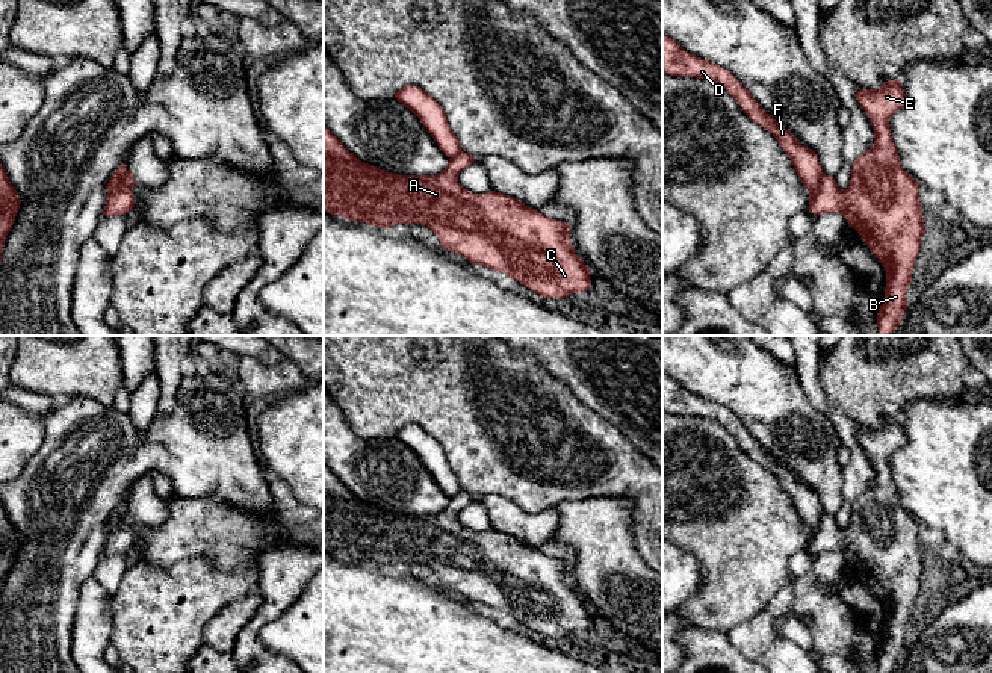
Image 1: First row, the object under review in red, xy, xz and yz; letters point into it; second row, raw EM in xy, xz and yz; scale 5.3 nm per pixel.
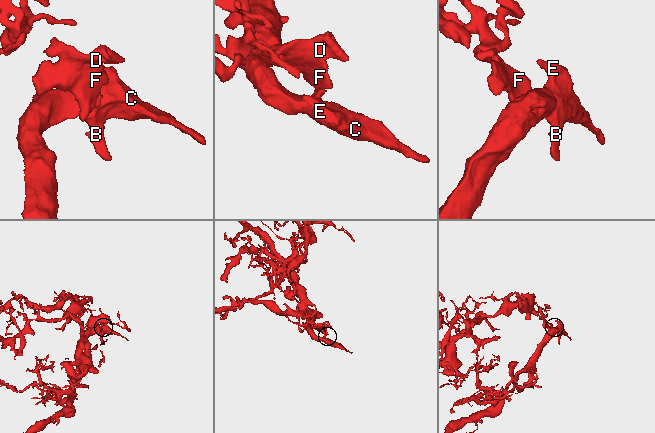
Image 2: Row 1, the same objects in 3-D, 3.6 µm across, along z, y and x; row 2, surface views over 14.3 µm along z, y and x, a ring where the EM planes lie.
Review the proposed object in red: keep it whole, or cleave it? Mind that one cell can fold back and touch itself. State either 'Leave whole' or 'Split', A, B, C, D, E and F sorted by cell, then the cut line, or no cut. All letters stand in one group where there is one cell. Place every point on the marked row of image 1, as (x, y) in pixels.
Split. Groups: A B C E / D F. Split along yz (823, 174), (809, 209)

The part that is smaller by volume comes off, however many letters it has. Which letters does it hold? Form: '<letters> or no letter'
D, F

